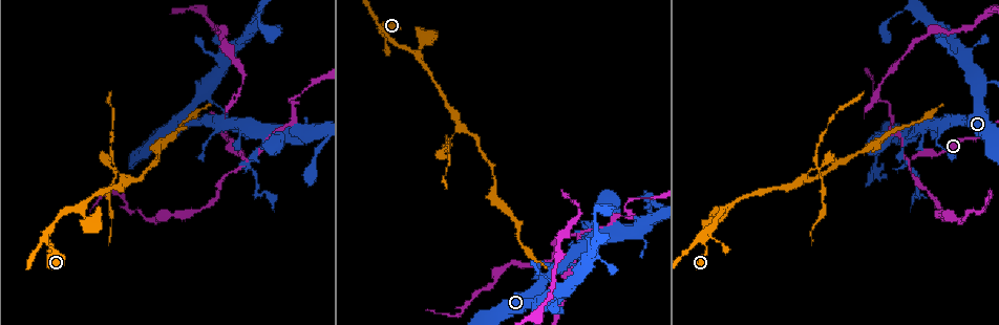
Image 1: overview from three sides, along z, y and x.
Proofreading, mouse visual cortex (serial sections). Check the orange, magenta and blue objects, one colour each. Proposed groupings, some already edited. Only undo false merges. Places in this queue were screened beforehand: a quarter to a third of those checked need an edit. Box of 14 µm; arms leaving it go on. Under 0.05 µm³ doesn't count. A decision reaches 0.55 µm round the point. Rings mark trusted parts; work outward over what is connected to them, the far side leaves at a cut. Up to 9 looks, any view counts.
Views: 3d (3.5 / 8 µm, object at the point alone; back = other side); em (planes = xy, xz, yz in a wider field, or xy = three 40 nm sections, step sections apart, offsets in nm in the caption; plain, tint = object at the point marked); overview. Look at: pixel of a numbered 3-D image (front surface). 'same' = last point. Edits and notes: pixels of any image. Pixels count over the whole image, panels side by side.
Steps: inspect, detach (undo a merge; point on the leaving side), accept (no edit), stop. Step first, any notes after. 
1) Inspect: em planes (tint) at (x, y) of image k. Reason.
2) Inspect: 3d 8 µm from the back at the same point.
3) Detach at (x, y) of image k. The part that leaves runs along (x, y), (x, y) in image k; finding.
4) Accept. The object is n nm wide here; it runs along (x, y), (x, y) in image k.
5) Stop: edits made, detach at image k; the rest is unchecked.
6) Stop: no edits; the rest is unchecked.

Inspect: 3d 3.5 µm from the back at (587, 227) of image 1. Sudden change in width.

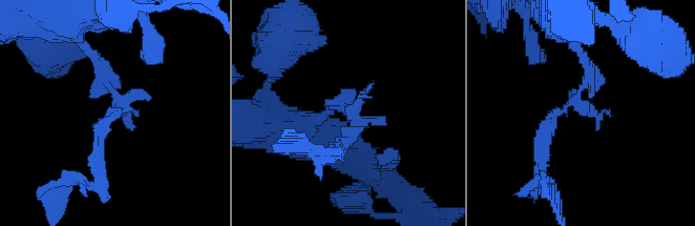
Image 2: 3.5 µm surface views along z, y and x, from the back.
Inspect: em xy step 2 (tint) at (578, 91) of image 2.

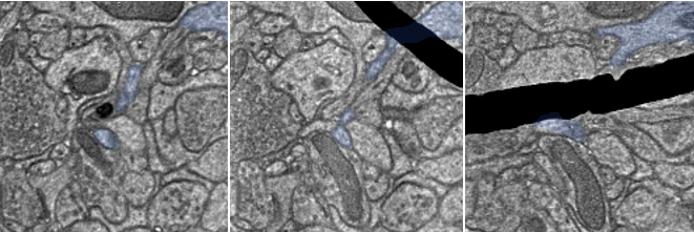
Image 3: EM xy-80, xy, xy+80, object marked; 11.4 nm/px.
Detach at (378, 121) of image 2. The object is 170 nm wide here; the part that leaves runs along (580, 89), (547, 125), (540, 167) in image 2; a second cell is stuck on.

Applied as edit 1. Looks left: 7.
Inspect: overview. Redraw.

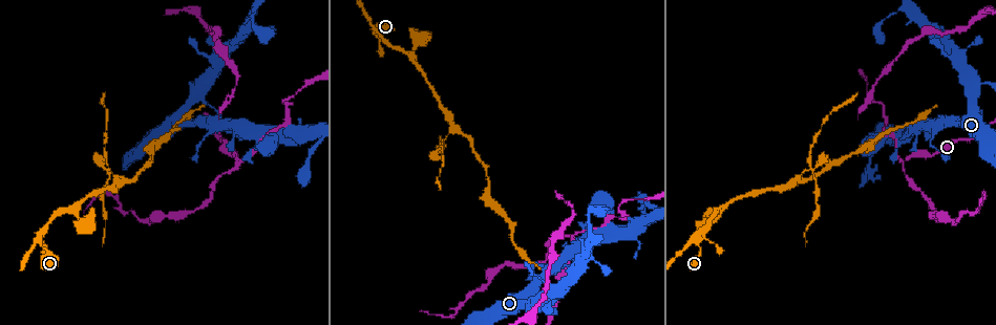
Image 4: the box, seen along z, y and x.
Inspect: 3d 8 µm at (375, 30) of image 4. Narrows sharply.

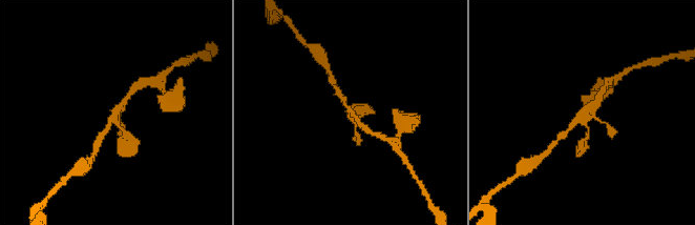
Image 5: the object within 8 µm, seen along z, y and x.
Inspect: em xy step 5 (tint) at (584, 120) of image 5.

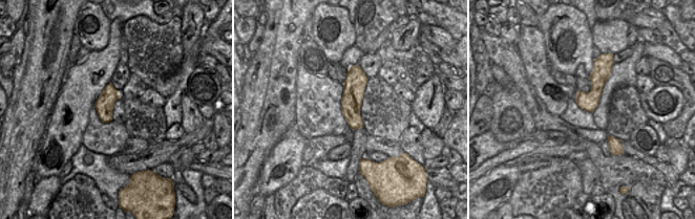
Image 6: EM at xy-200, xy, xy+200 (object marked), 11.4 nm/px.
Accept. It runs along (583, 144), (587, 113), (599, 96) in image 5; all the same cell.

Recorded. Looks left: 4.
Inspect: 3d 3.5 µm at (722, 209) of image 4. Three arms meet.

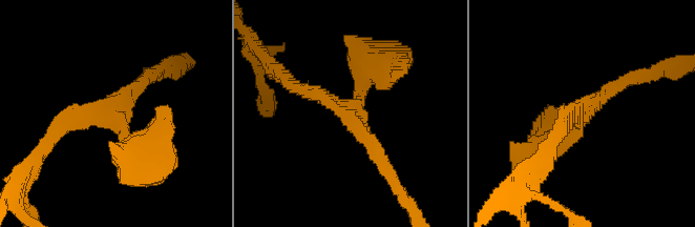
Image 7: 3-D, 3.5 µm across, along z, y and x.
Inspect: em xy step 2 (plain) at (106, 116) of image 7. 3 arms meet here; the arms are 200, 250, 300 nm wide; shape alone is not enough.

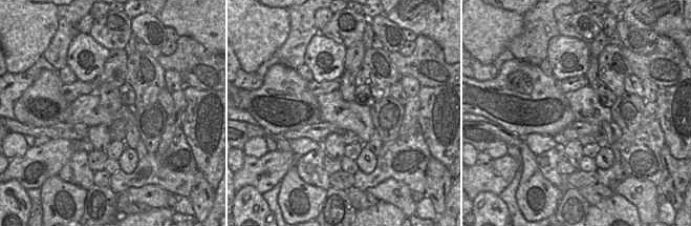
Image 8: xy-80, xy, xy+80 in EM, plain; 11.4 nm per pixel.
Inspect: em xy step 2 (tint) at the same point.

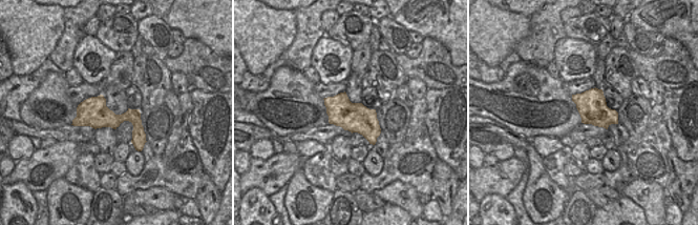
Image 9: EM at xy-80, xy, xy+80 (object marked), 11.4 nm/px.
Accept. It runs along (285, 78), (352, 116), (378, 157) in image 7; one cell here.

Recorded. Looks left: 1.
Stop: edits made, detach at image 2; the rest is unchecked.

